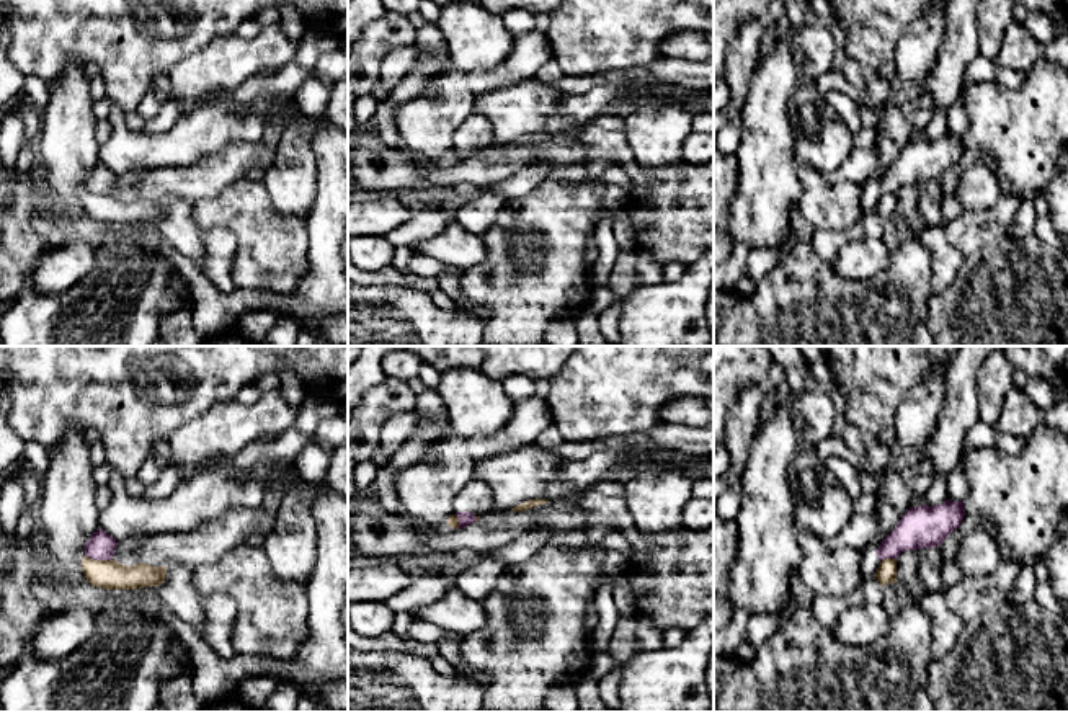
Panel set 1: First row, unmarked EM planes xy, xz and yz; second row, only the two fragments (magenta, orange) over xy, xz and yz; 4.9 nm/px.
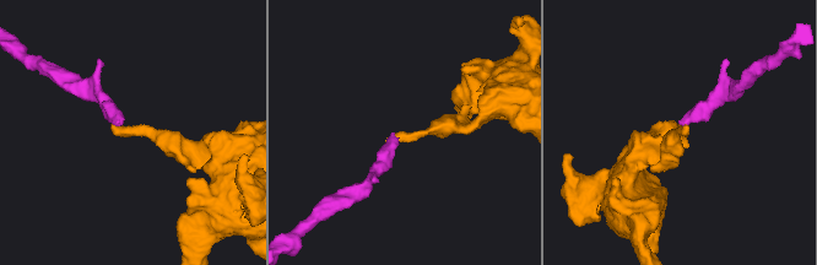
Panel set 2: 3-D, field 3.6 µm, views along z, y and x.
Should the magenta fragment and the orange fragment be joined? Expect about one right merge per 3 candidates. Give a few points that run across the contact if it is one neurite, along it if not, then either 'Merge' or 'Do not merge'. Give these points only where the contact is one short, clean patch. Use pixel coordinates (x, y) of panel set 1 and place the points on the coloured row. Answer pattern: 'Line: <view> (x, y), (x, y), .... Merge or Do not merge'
Line: xy (84, 556), (111, 559). Do not merge

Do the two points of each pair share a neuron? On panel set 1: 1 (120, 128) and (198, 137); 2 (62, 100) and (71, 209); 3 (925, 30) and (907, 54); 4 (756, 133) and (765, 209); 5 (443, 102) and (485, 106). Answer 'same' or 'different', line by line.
1: same
2: same
3: same
4: same
5: different

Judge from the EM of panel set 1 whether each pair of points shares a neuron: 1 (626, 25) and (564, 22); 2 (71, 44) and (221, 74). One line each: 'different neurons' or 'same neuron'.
1: same neuron
2: different neurons

